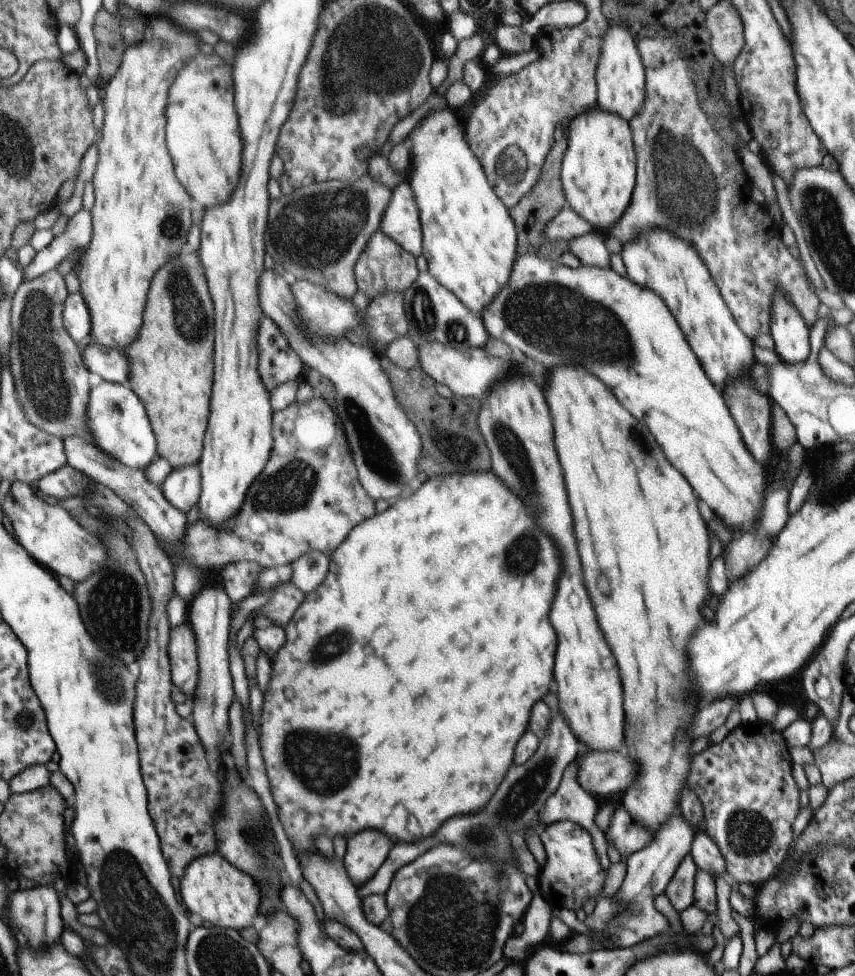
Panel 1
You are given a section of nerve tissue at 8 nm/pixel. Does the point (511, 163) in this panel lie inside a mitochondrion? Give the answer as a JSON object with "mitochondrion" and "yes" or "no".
{"mitochondrion":"yes"}

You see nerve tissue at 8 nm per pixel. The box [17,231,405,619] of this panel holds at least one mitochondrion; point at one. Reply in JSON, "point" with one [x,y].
{"point":[290,489]}

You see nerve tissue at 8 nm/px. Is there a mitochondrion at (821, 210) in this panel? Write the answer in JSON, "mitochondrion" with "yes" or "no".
{"mitochondrion":"yes"}

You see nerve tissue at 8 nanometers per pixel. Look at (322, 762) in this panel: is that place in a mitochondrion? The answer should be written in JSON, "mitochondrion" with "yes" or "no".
{"mitochondrion":"yes"}

